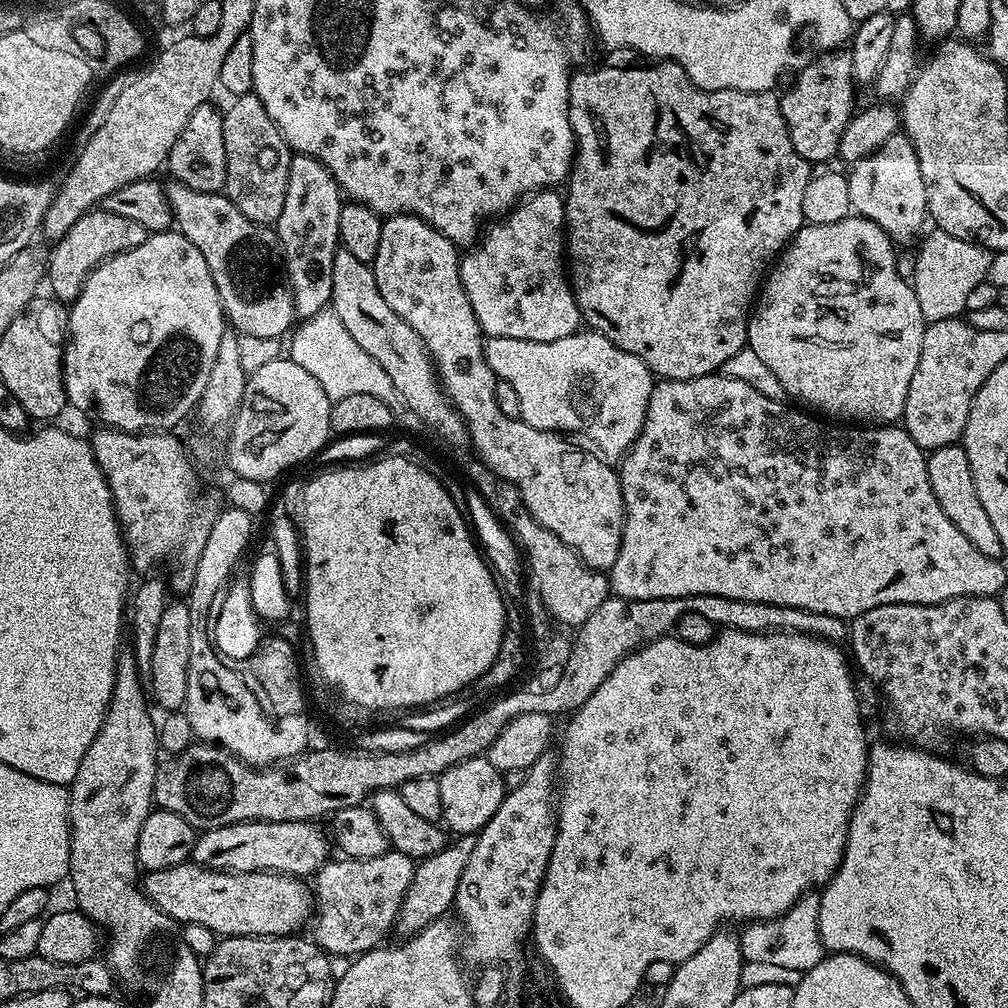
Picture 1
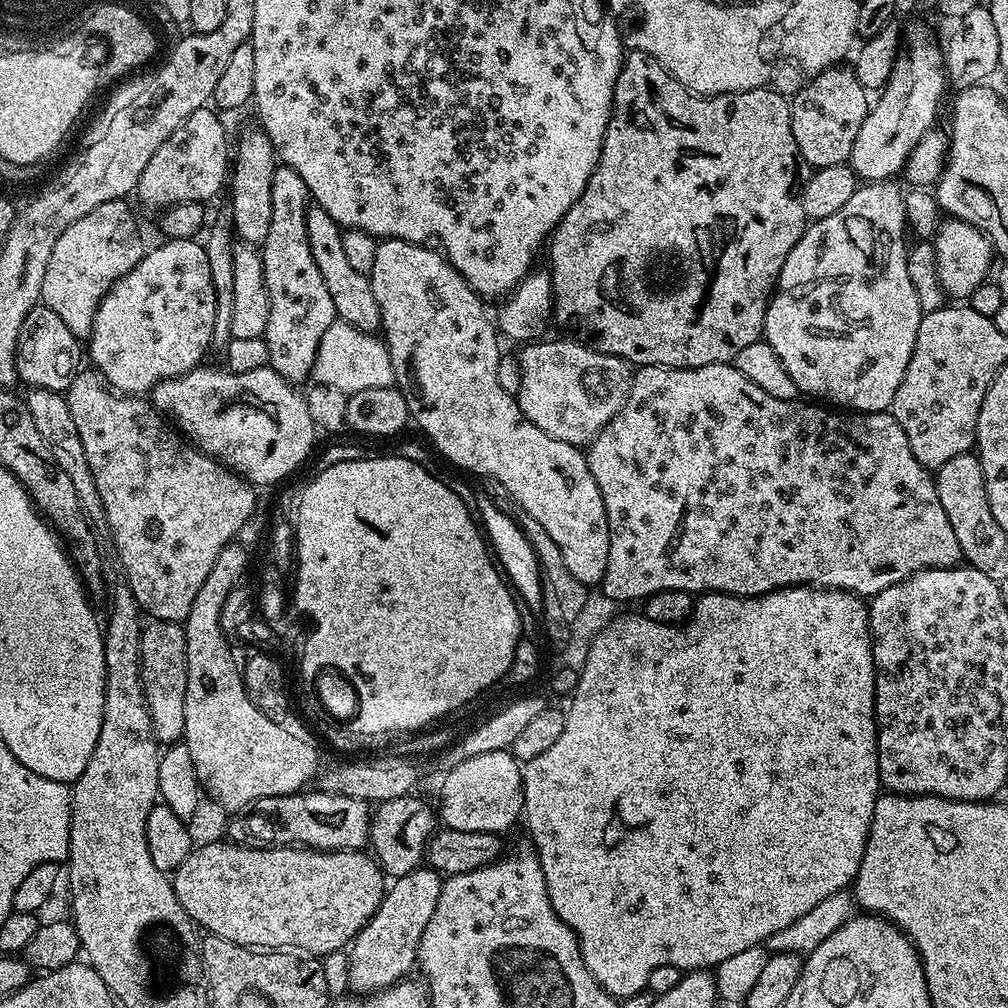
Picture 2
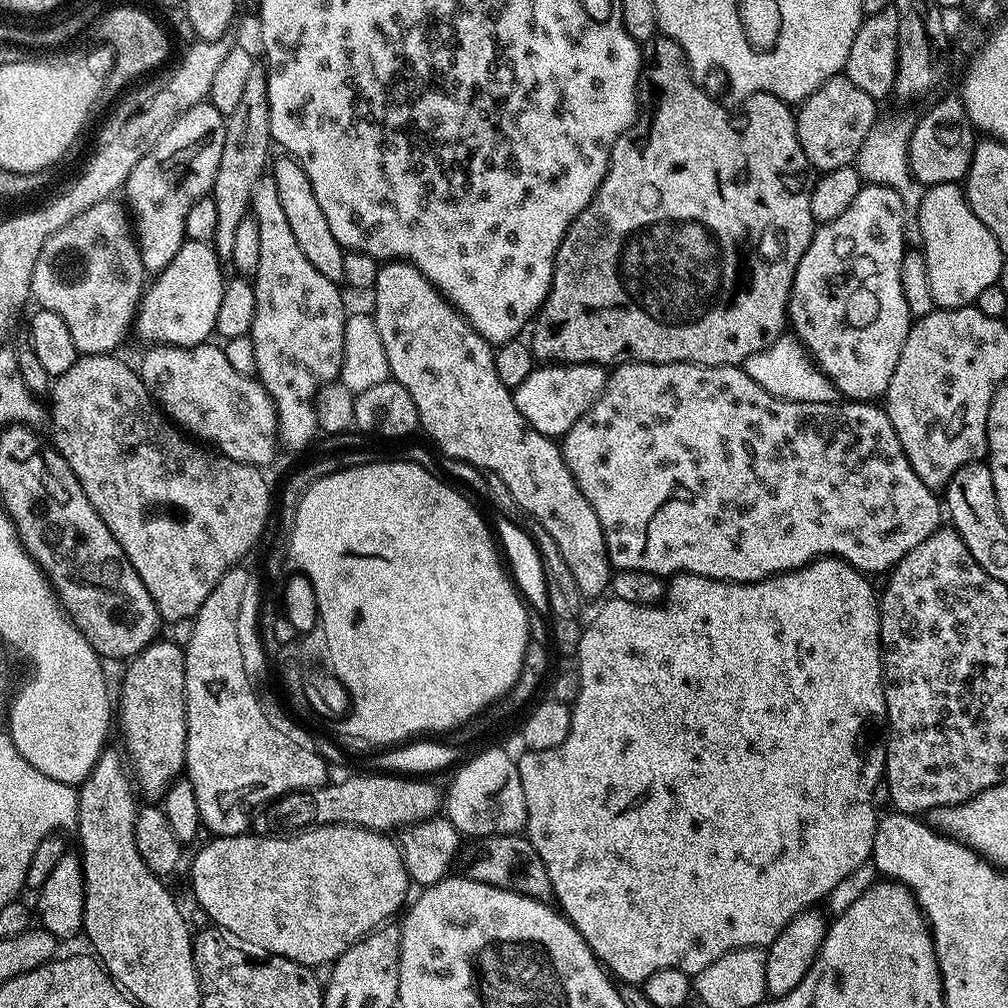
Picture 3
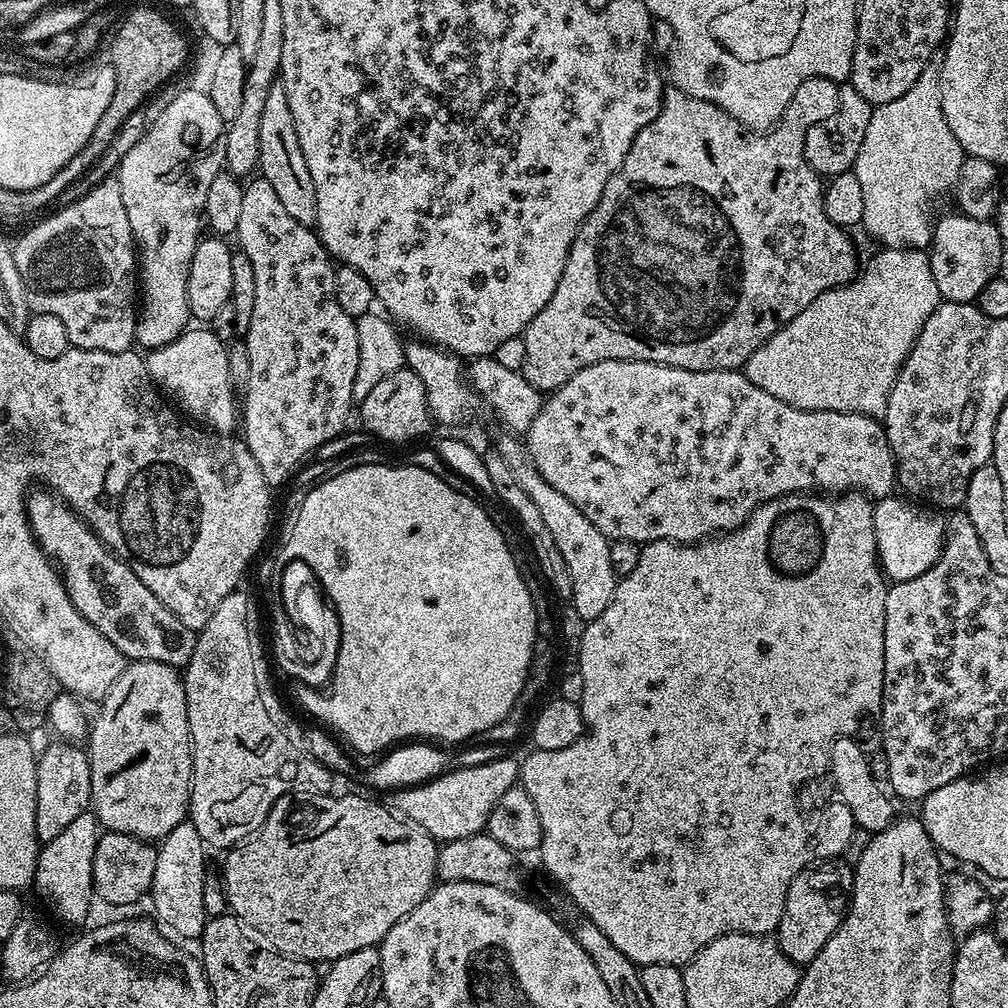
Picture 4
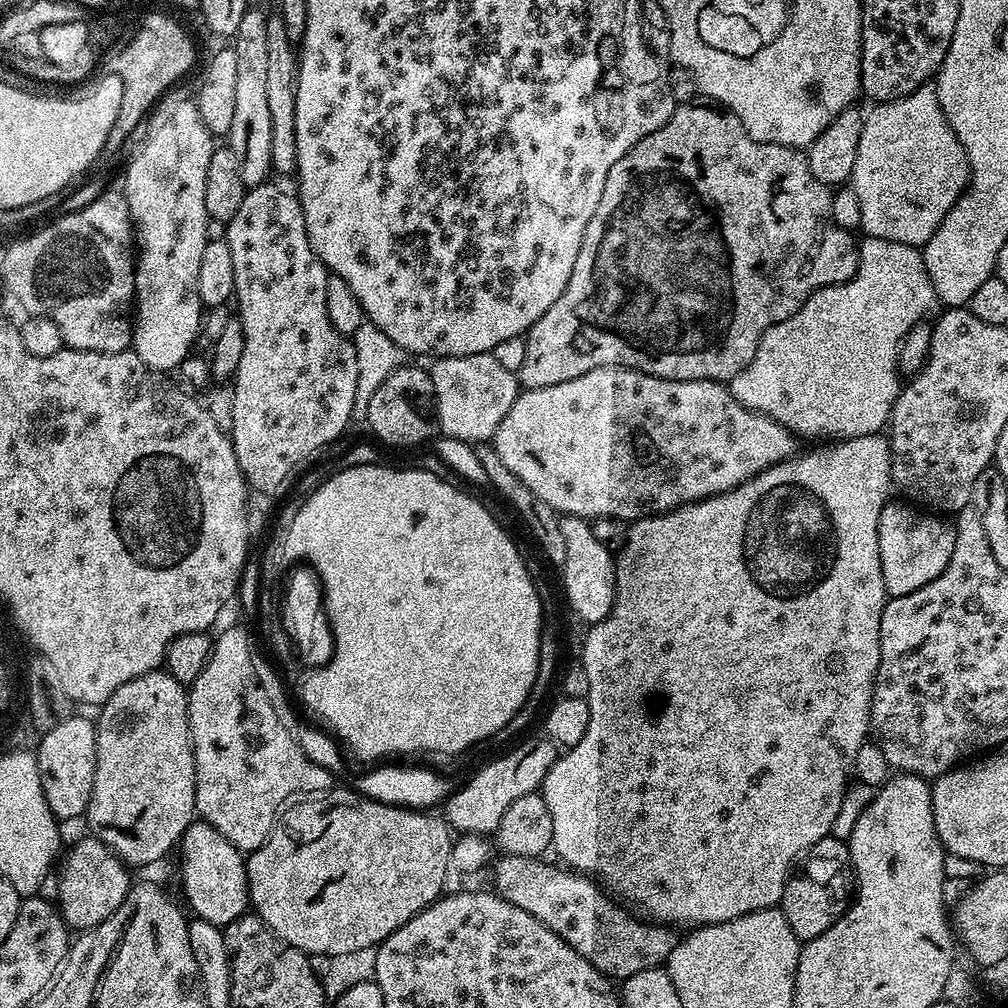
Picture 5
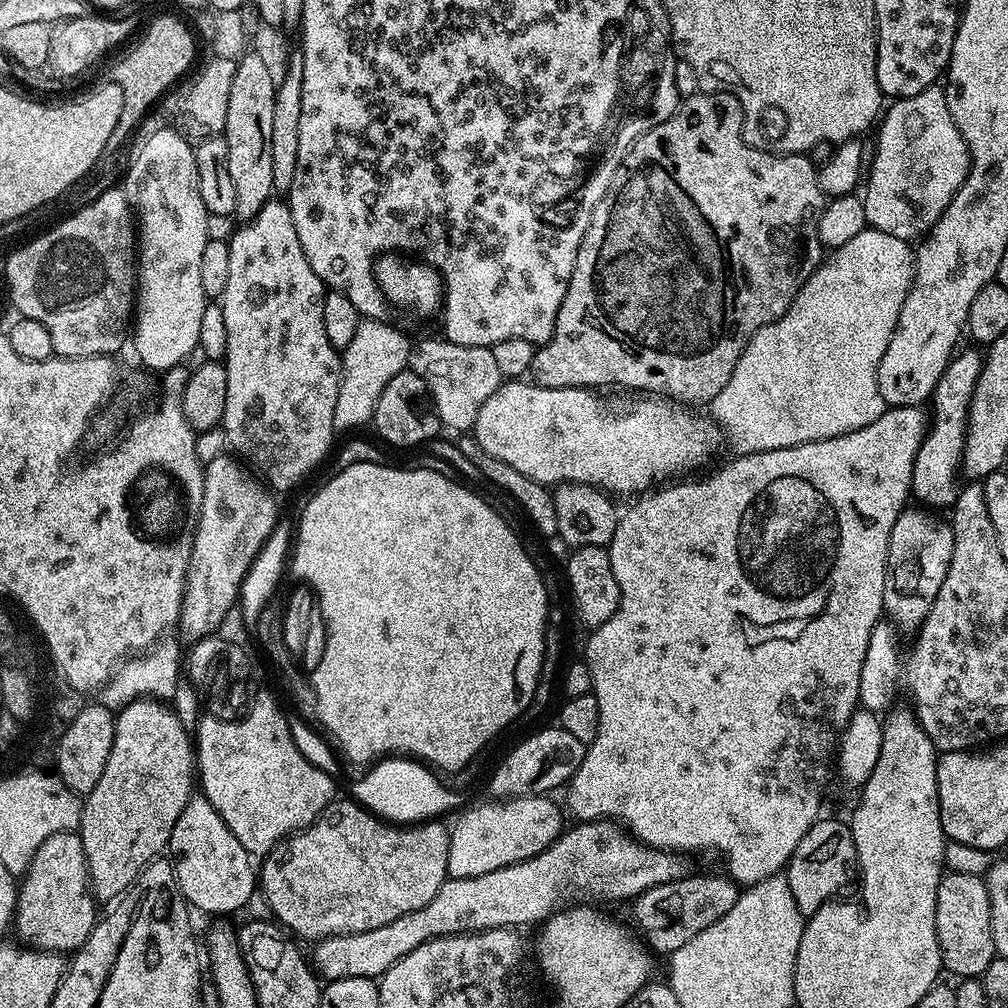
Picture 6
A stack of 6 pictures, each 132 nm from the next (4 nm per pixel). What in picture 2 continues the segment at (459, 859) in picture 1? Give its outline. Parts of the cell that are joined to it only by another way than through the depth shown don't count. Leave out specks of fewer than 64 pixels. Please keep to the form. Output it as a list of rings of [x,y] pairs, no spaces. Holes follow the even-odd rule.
[[[427,866],[397,877],[384,893],[378,910],[356,935],[349,950],[349,989],[357,995],[371,995],[405,979],[416,964],[418,942],[441,894],[443,877]]]

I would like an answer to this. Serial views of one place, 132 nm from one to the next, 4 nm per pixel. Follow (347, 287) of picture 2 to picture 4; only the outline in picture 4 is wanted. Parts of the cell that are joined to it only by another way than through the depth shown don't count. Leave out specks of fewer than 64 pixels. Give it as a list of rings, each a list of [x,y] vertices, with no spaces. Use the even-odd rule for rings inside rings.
[[[273,82],[268,87],[266,102],[262,106],[262,118],[258,122],[258,146],[260,147],[259,175],[278,193],[278,198],[294,218],[309,226],[316,223],[316,191],[314,178],[306,166],[302,146],[298,143],[298,130],[294,130],[294,114],[290,114],[290,102],[286,102],[284,85]]]

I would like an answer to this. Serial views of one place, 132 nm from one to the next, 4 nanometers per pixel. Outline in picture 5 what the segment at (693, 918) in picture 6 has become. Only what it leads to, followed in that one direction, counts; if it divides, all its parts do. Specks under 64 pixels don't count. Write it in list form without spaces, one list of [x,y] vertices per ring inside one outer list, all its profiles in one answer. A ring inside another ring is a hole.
[[[507,854],[499,858],[501,860],[496,865],[491,865],[491,887],[496,895],[518,906],[518,910],[526,910],[526,914],[554,930],[558,938],[578,950],[578,954],[582,954],[582,958],[586,958],[586,962],[602,975],[623,982],[638,974],[638,970],[667,965],[668,955],[678,939],[671,927],[641,918],[619,899],[609,895],[595,880],[563,867],[555,868],[544,858]]]

